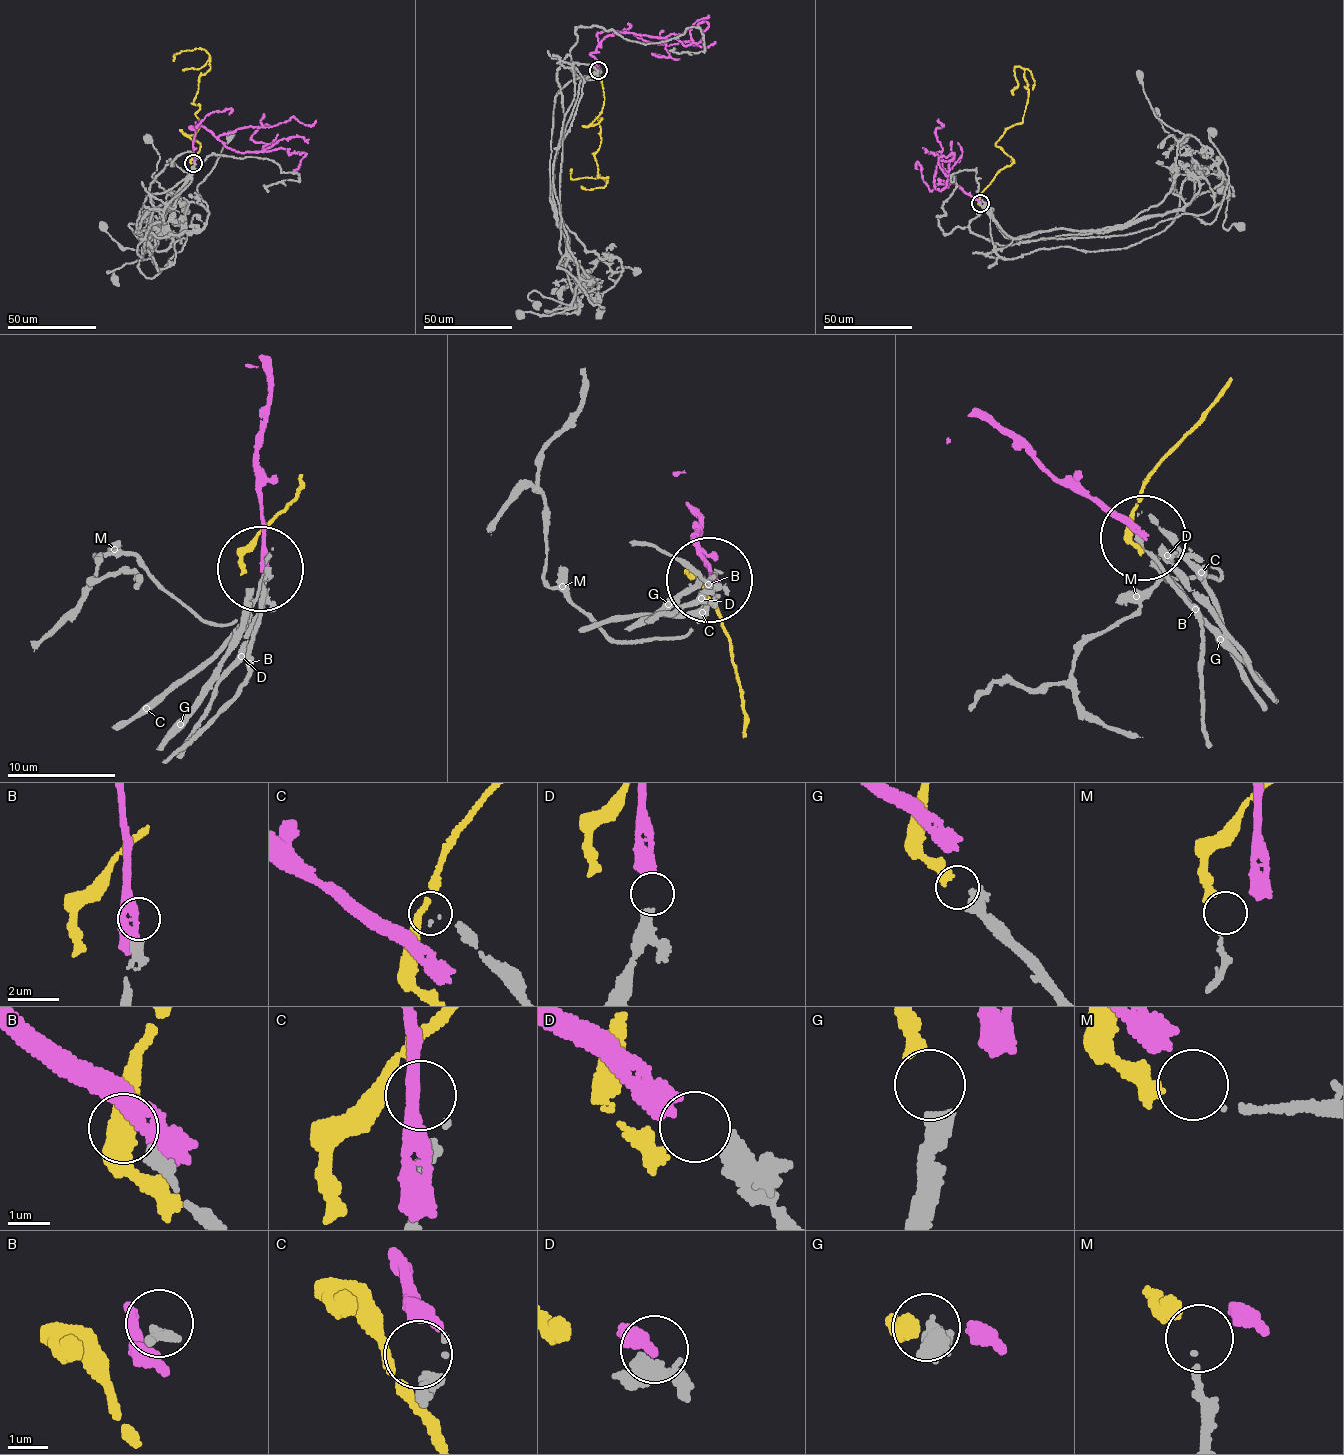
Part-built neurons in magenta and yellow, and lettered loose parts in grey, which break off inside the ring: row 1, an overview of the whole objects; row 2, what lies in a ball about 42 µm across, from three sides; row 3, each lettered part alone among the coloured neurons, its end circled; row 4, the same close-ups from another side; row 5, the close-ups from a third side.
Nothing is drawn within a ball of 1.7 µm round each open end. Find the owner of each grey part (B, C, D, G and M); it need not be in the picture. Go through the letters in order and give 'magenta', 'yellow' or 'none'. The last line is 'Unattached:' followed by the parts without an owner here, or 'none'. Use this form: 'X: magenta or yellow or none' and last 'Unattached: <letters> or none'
B: none
C: none
D: magenta
G: none
M: yellow
Unattached: B, C, G

